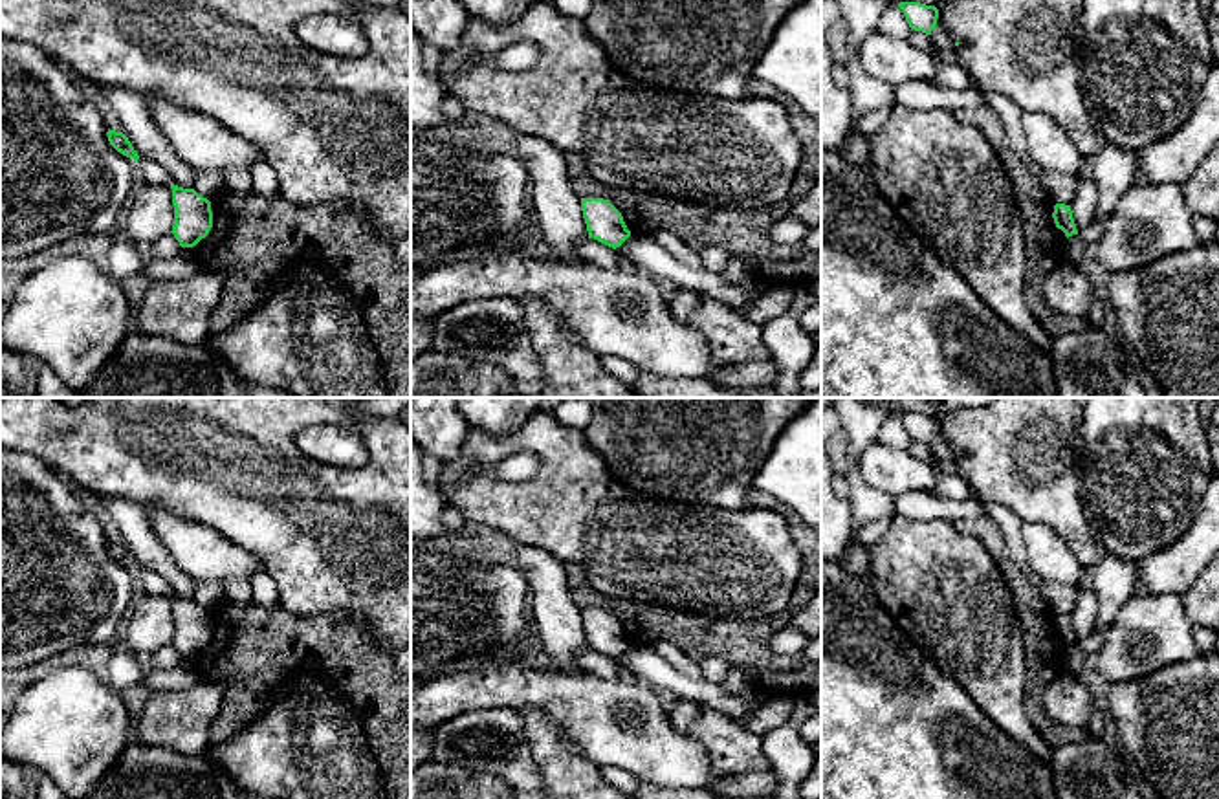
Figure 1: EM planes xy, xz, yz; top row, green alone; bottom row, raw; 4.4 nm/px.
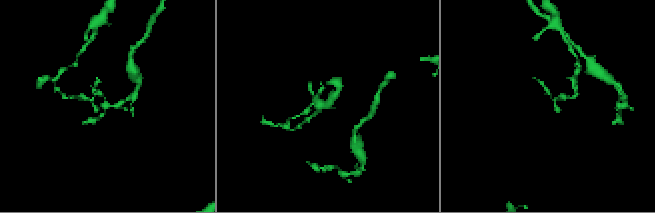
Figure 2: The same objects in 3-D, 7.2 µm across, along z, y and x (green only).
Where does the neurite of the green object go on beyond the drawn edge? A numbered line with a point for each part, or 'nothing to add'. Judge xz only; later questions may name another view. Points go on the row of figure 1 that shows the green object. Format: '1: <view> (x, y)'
nothing to add

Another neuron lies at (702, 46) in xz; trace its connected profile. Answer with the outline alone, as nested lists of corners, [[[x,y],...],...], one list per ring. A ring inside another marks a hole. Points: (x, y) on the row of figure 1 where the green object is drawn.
[[[594,0],[583,18],[588,35],[607,51],[610,66],[649,88],[750,99],[746,81],[777,26],[801,0]]]

